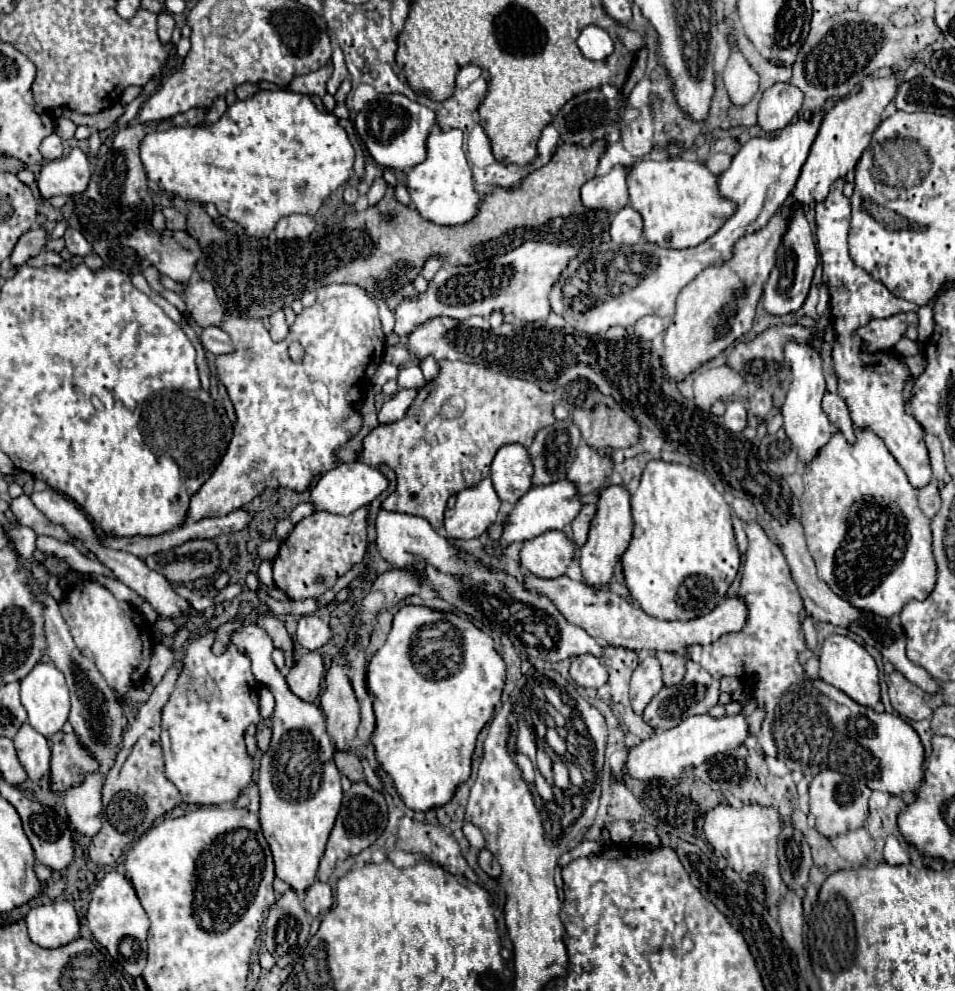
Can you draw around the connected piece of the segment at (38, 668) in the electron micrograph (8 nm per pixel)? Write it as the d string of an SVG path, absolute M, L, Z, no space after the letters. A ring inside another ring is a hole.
M38 662L32 668L32 672L20 680L20 698L22 698L22 706L28 712L28 722L46 738L62 730L62 724L68 720L68 712L70 712L70 698L68 698L68 686L64 674L50 664L52 662Z

